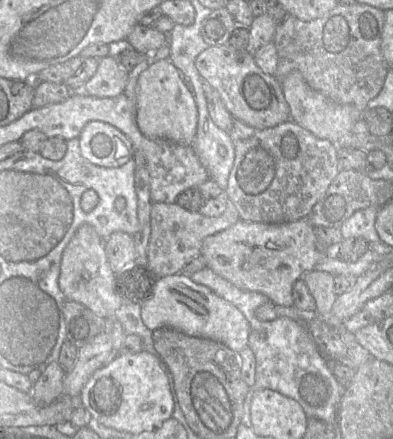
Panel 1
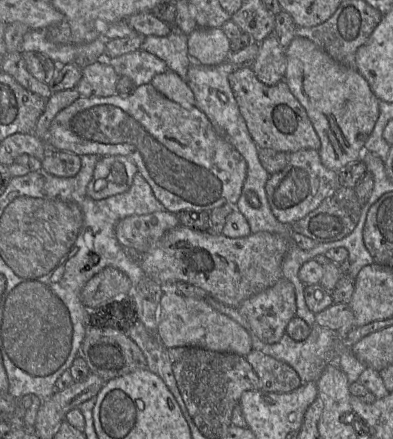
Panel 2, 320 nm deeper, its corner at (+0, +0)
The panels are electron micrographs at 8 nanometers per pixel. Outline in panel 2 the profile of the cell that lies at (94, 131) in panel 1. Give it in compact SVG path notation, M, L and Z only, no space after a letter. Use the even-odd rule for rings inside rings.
M125 156L100 157L93 177L87 185L87 196L100 200L125 193L131 187L137 173L136 165Z

